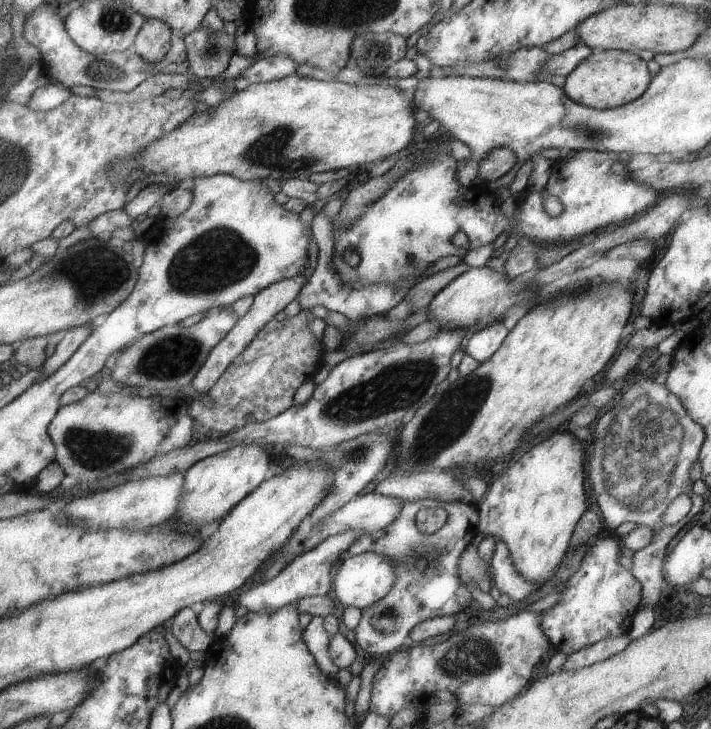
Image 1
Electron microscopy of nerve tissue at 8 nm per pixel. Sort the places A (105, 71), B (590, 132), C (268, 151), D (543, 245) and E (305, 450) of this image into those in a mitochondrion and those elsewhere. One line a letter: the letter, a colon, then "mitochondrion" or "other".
A: mitochondrion
B: mitochondrion
C: mitochondrion
D: other
E: other

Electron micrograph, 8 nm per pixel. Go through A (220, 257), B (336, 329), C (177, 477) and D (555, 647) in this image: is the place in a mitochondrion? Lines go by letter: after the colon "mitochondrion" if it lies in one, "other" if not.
A: mitochondrion
B: other
C: other
D: other

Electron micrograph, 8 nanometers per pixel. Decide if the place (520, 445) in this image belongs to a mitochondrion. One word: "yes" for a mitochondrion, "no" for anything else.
no

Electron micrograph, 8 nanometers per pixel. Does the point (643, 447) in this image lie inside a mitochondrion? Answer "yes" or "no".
yes

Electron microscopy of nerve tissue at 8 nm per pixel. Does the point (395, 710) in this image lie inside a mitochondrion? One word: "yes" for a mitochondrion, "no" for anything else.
no

